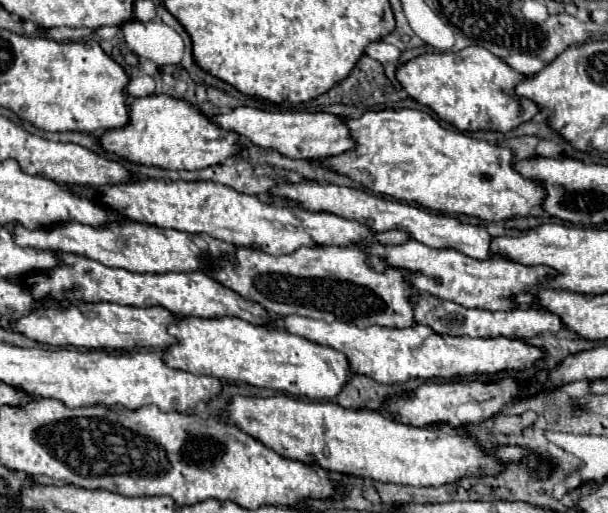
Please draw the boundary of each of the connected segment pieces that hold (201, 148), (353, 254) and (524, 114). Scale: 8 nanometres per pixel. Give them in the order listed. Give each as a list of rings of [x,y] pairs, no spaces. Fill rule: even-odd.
[[[149,95],[133,99],[131,119],[125,129],[111,129],[101,135],[103,149],[117,153],[133,163],[155,165],[163,169],[205,169],[219,165],[229,157],[241,153],[241,135],[221,129],[205,113],[185,99],[169,95]]]
[[[301,247],[291,255],[273,257],[259,249],[237,249],[237,265],[229,265],[227,269],[213,269],[209,271],[213,279],[217,279],[221,285],[237,291],[241,297],[251,299],[255,303],[261,303],[267,311],[275,315],[301,315],[309,319],[323,319],[327,323],[333,323],[335,319],[343,323],[355,323],[359,329],[381,325],[381,327],[413,327],[413,303],[411,297],[417,295],[413,283],[409,283],[409,277],[413,275],[407,269],[397,269],[387,265],[385,271],[375,271],[367,265],[367,253],[357,247]]]
[[[467,47],[457,53],[427,53],[399,67],[397,79],[403,89],[419,103],[431,107],[443,121],[455,125],[459,131],[501,131],[507,133],[521,123],[531,121],[539,107],[515,95],[513,87],[525,79],[523,73],[509,67],[483,47]]]

